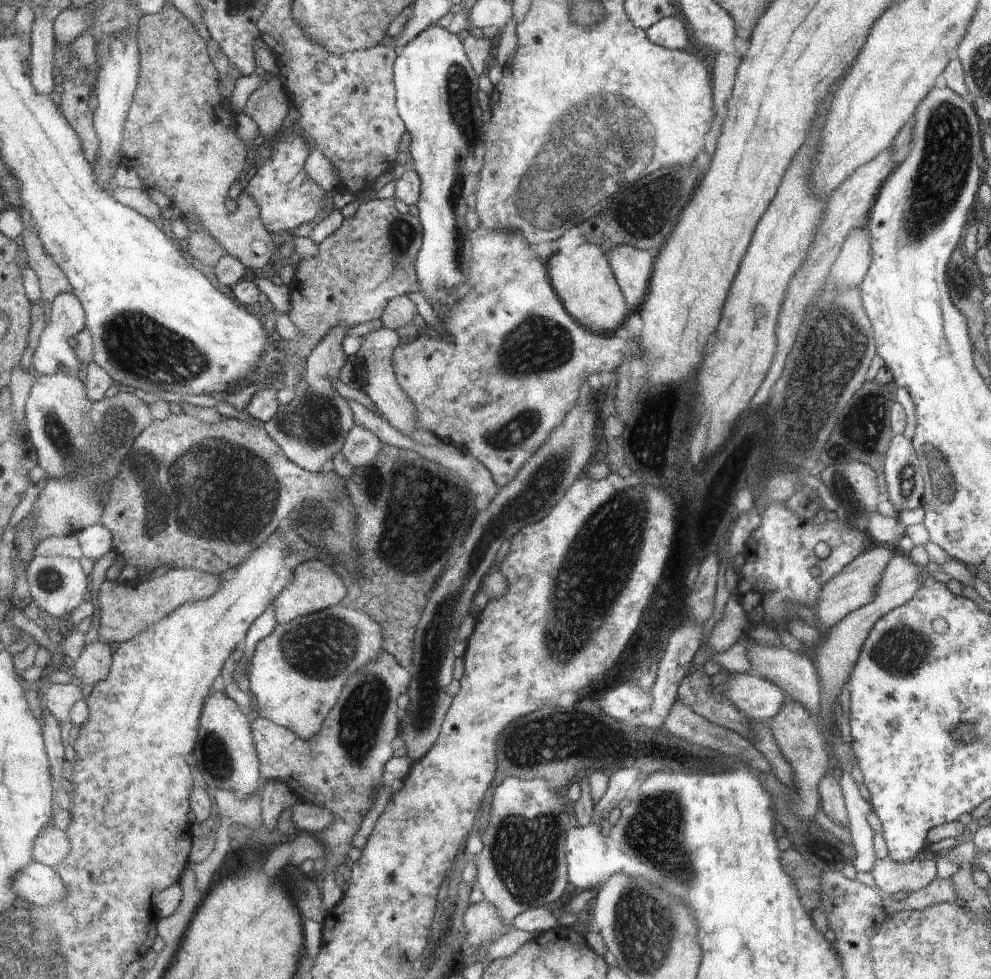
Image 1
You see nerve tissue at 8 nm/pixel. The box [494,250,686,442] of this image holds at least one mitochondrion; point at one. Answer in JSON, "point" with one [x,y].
{"point":[537,345]}

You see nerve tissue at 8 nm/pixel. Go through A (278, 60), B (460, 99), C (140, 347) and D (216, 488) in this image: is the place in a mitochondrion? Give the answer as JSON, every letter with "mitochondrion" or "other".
{"A":"other","B":"mitochondrion","C":"mitochondrion","D":"mitochondrion"}

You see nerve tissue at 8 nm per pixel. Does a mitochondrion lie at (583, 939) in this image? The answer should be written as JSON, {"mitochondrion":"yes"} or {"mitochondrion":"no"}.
{"mitochondrion":"no"}

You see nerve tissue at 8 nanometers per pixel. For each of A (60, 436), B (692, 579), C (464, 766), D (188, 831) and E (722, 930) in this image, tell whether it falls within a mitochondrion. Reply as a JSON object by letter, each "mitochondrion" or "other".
{"A":"mitochondrion","B":"other","C":"other","D":"other","E":"other"}

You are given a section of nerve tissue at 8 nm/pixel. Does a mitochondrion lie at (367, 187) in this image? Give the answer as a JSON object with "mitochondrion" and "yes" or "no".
{"mitochondrion":"no"}

